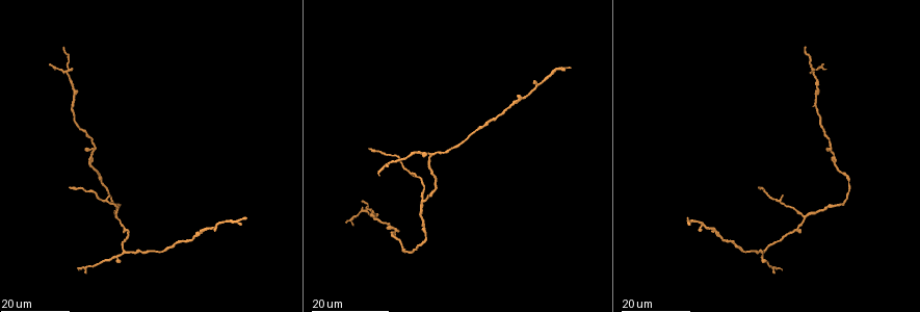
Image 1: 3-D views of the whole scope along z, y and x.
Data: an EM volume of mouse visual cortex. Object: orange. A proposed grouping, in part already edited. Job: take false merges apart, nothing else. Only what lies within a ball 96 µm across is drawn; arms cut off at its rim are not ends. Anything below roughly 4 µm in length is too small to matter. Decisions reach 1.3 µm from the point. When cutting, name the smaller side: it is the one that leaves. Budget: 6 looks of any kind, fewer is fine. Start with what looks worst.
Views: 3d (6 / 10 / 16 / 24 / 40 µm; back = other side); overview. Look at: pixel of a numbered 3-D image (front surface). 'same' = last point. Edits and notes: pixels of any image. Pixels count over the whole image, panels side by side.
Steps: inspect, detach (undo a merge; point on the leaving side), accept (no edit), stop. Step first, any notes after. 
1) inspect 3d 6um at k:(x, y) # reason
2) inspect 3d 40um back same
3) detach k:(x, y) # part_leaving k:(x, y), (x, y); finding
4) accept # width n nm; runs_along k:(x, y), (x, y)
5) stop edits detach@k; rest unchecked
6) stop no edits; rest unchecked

inspect 3d 24um at 1:(65, 72) # looks like a crossing

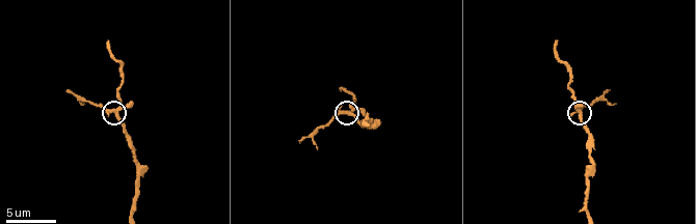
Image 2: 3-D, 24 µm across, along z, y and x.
inspect 3d 10um at 2:(113, 112)

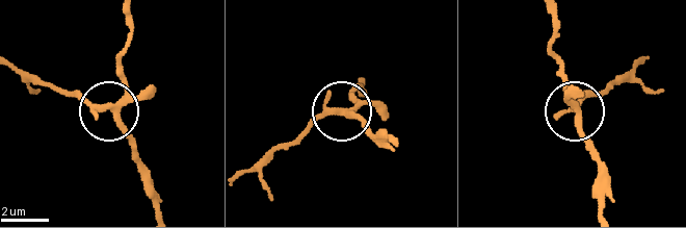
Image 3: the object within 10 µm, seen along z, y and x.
inspect 3d 10um back at 3:(103, 109) # from behind

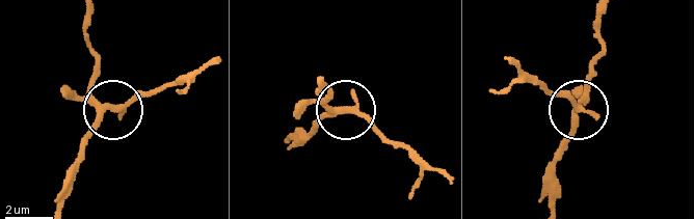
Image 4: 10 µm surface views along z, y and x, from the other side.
accept # arms 4; runs_along 4:(550, 208), (550, 172), (578, 107), (545, 90); continuous, no second neuron

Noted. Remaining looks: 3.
inspect 3d 24um at 1:(805, 216)

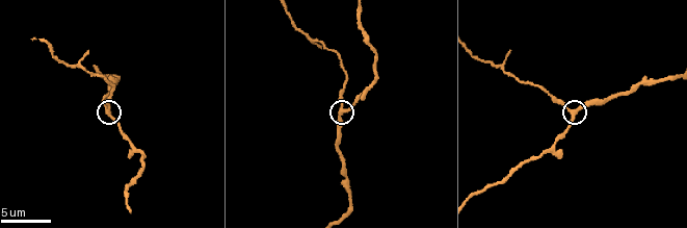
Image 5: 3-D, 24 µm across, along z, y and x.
inspect 3d 6um at 5:(343, 111) # zoom in

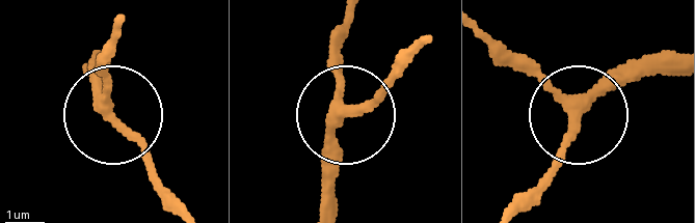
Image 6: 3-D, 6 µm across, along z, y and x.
accept # arms 3; runs_along 6:(677, 53), (641, 56), (571, 109), (505, 46); one neuron here

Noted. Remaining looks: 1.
stop no edits; rest unchecked

